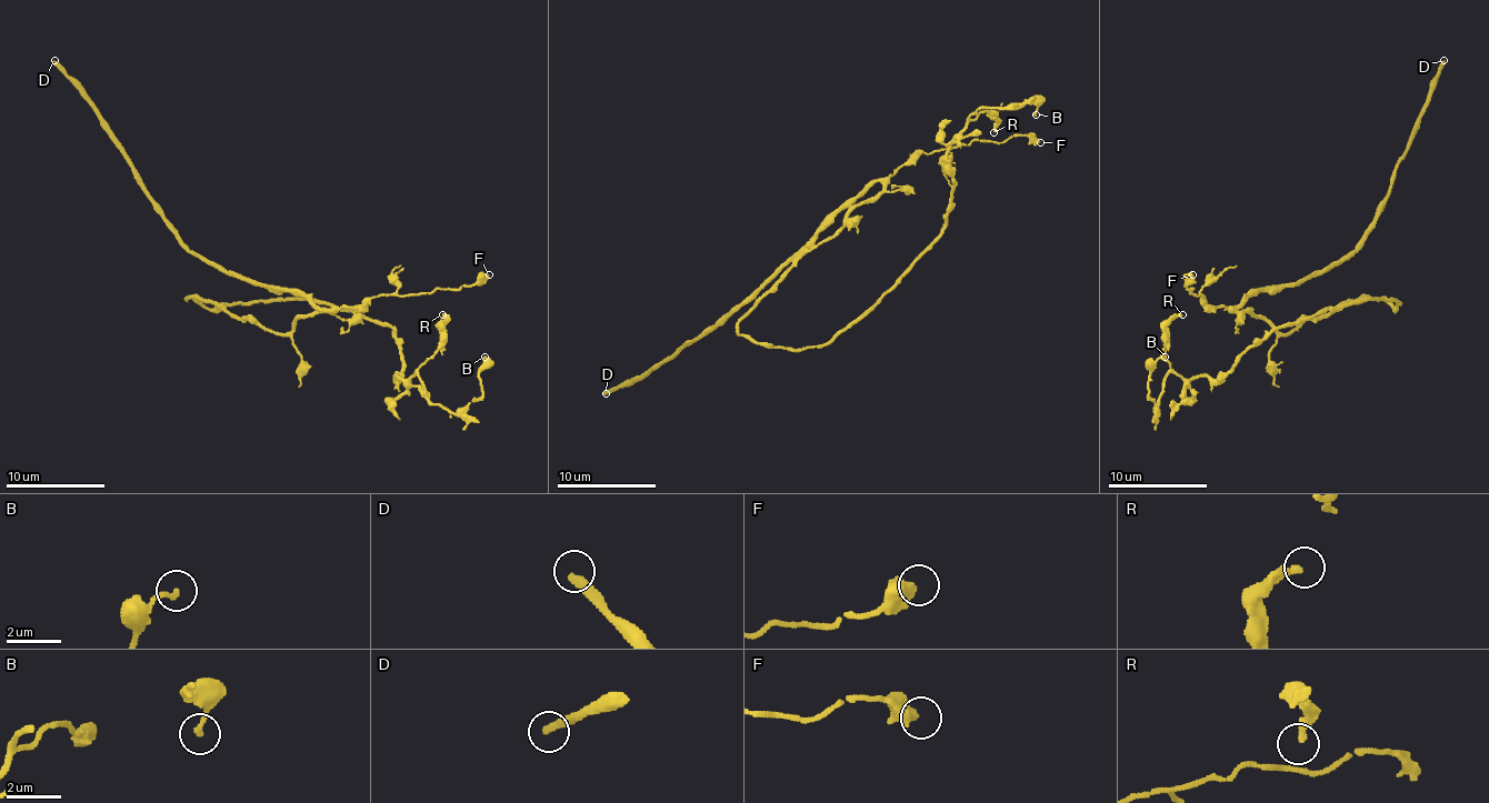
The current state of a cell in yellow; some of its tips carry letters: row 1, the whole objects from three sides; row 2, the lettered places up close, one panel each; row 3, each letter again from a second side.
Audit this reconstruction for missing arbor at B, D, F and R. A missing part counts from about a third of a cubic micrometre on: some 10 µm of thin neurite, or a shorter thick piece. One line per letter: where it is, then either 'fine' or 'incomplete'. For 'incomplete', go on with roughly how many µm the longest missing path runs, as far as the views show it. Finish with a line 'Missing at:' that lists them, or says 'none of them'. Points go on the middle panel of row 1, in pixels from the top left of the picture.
B: at (1036, 114); fine
D: at (606, 393); incomplete; about 140 µm are missing
F: at (1040, 142); fine
R: at (993, 132); fine
Missing at: D

